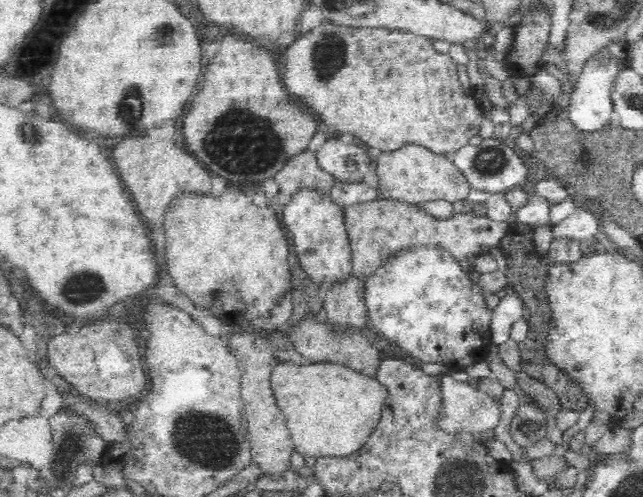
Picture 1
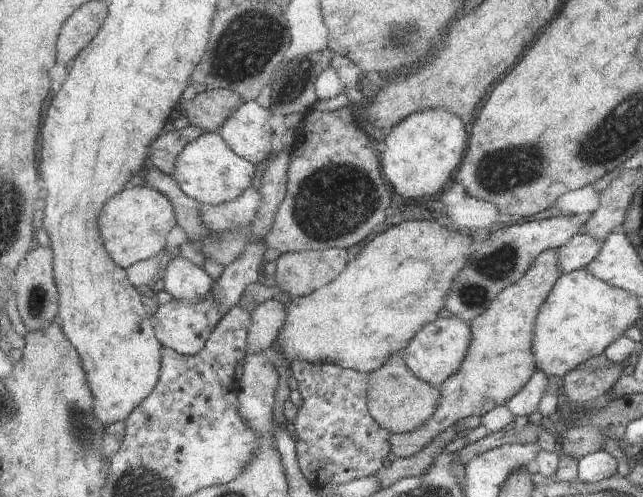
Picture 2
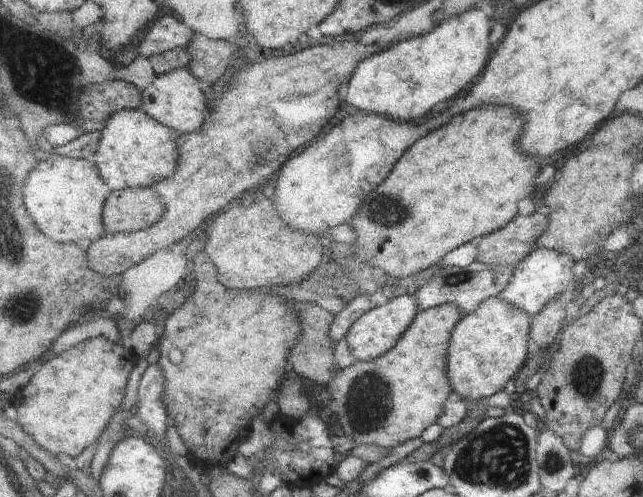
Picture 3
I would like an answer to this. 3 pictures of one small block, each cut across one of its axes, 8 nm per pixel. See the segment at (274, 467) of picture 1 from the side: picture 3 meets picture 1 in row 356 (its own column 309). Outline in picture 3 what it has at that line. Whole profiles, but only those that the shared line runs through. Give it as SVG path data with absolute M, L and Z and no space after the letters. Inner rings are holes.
M256 194L259 202L233 206L208 228L209 238L203 252L212 259L218 272L217 282L232 293L298 283L323 262L321 238L292 229L277 218L271 200Z

